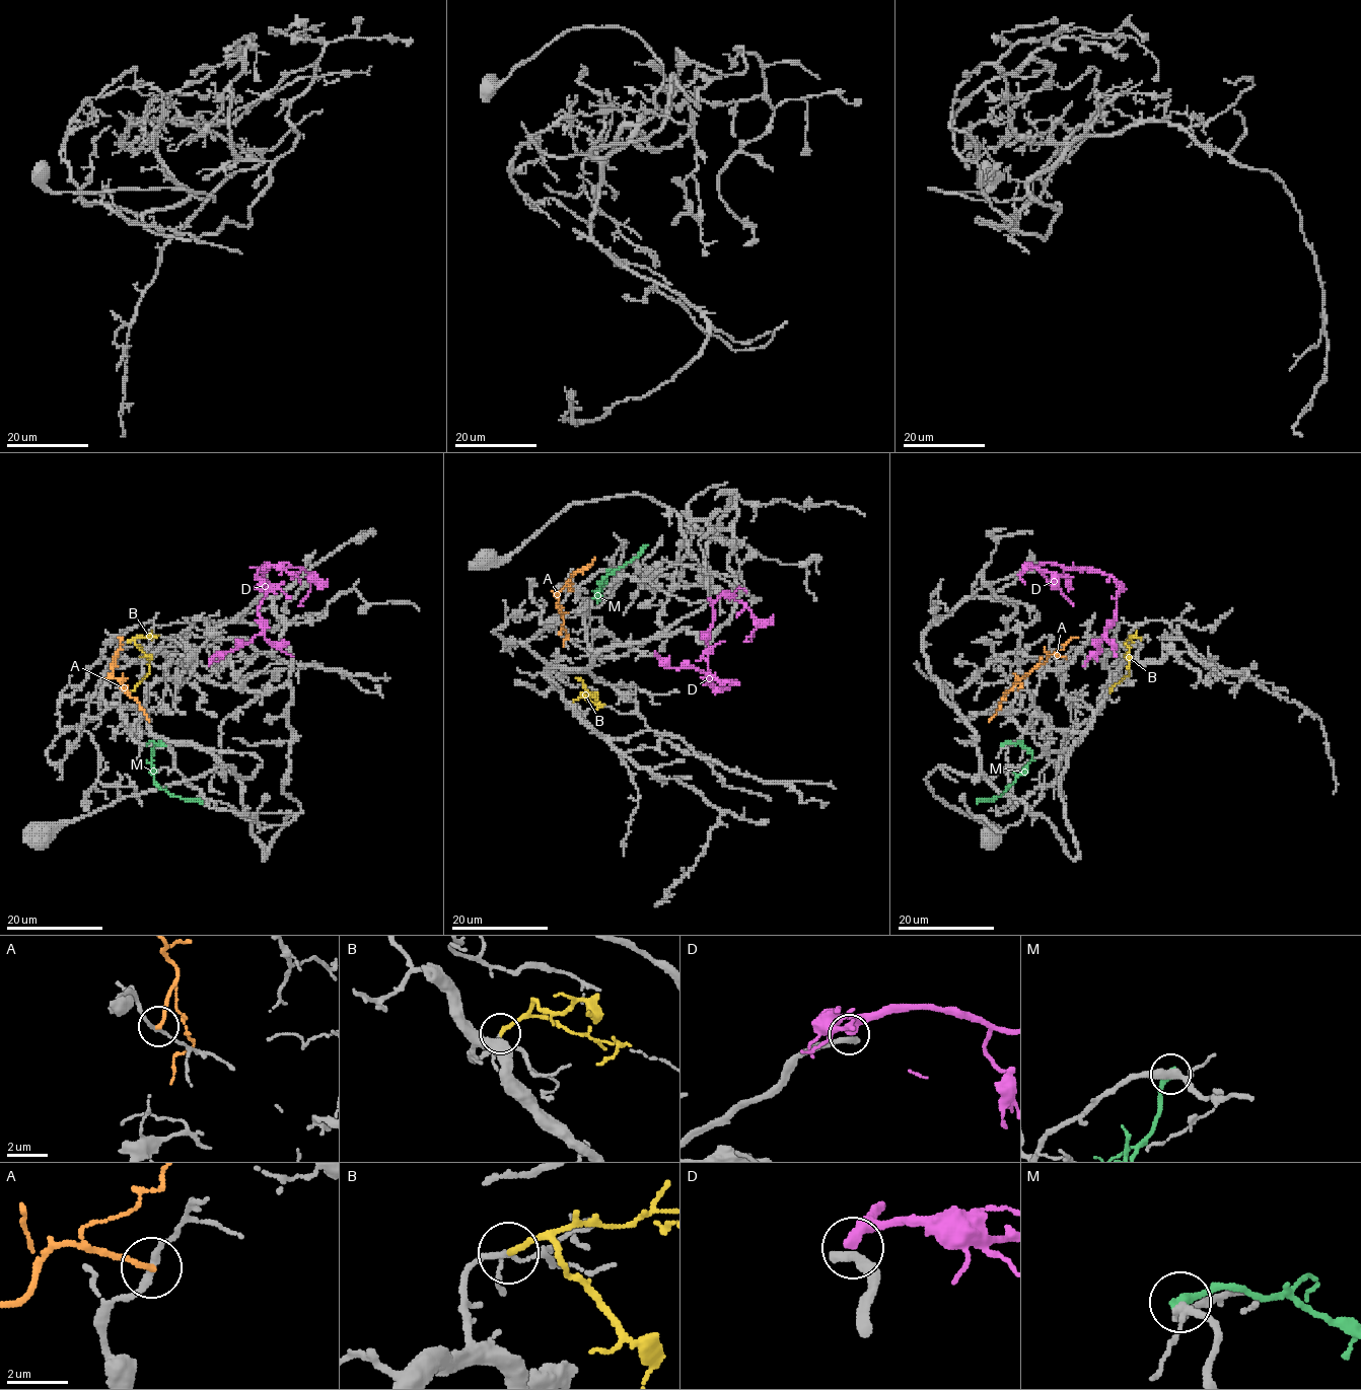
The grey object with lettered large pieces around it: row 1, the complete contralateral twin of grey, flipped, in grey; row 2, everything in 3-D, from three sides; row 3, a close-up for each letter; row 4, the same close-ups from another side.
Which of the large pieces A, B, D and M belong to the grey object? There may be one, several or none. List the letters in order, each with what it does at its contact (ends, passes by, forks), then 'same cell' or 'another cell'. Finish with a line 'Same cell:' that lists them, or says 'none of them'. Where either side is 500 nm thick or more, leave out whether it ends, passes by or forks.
A: it ends there; another cell
B: it ends there; same cell
D: it ends there; another cell
M: it ends there; another cell
Same cell: B

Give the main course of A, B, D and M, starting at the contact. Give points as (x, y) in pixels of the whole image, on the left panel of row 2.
A: (114, 657), (118, 653), (112, 665), (112, 676), (133, 697), (148, 722)
B: (127, 642), (133, 639), (148, 658), (148, 672), (130, 691)
D: (264, 569), (268, 563), (262, 569), (267, 583), (258, 614), (263, 632), (230, 651), (217, 652), (209, 665)
M: (164, 745), (156, 744), (153, 752), (154, 781), (171, 796), (203, 803)

